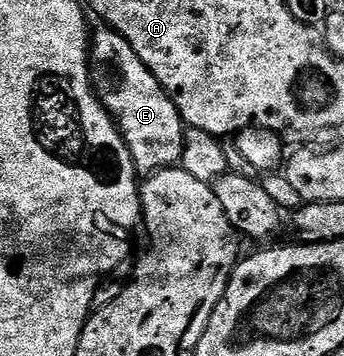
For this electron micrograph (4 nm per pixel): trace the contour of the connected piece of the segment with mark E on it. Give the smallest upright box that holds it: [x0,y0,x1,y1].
[89,26,185,174]

